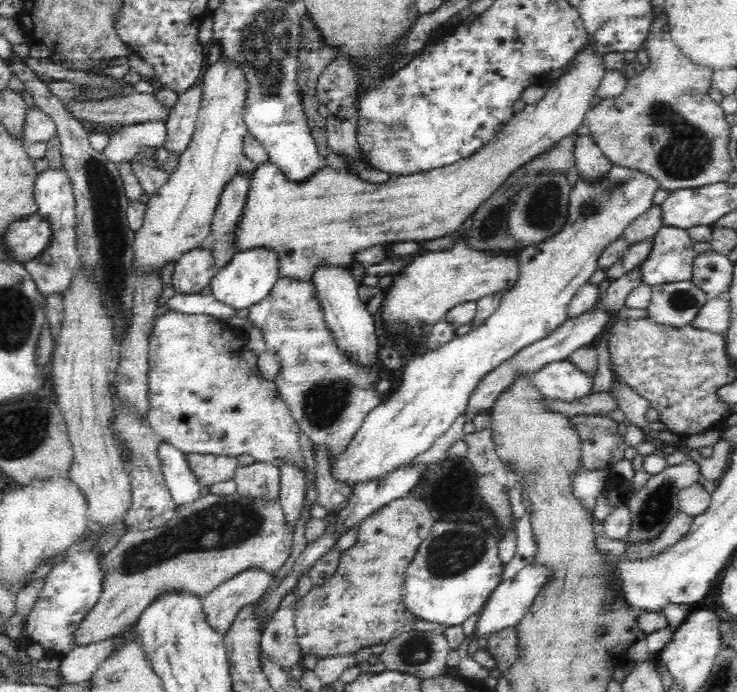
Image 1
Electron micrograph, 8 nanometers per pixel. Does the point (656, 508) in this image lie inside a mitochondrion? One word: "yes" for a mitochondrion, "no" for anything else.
yes

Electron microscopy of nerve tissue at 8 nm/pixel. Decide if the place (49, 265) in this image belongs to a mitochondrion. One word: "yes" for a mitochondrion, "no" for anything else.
yes

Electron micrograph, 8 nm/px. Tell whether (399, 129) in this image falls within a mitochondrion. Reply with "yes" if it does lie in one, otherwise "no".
yes

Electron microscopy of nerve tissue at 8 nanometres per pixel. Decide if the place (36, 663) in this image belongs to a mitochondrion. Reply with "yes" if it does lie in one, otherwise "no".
no

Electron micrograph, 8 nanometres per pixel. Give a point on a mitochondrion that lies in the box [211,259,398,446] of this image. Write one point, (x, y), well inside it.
(323, 404)

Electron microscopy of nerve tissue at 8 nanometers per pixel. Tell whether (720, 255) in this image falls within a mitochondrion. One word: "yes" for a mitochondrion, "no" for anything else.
no

